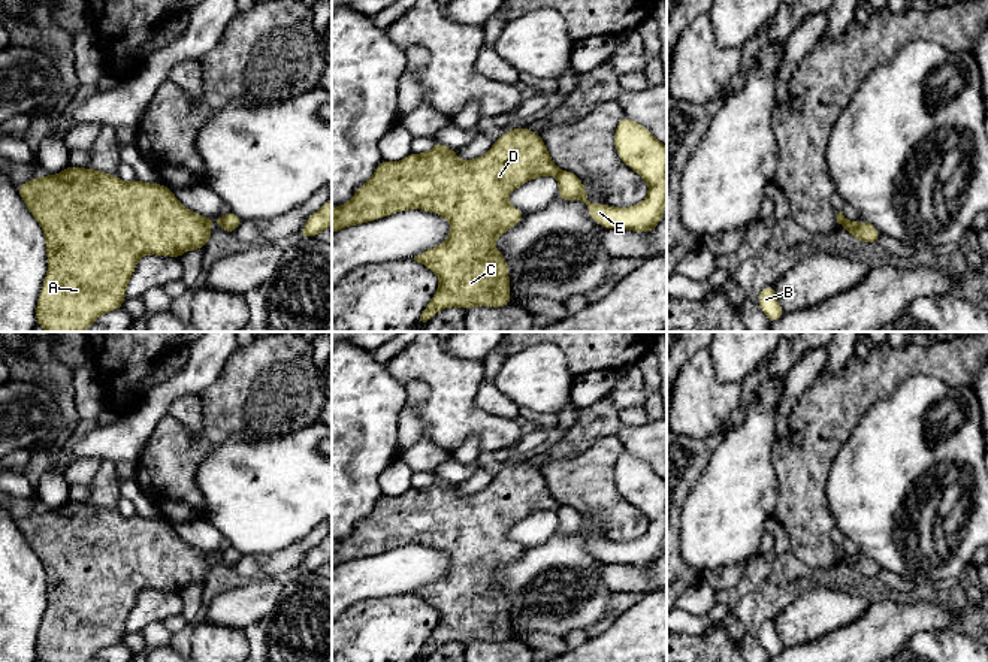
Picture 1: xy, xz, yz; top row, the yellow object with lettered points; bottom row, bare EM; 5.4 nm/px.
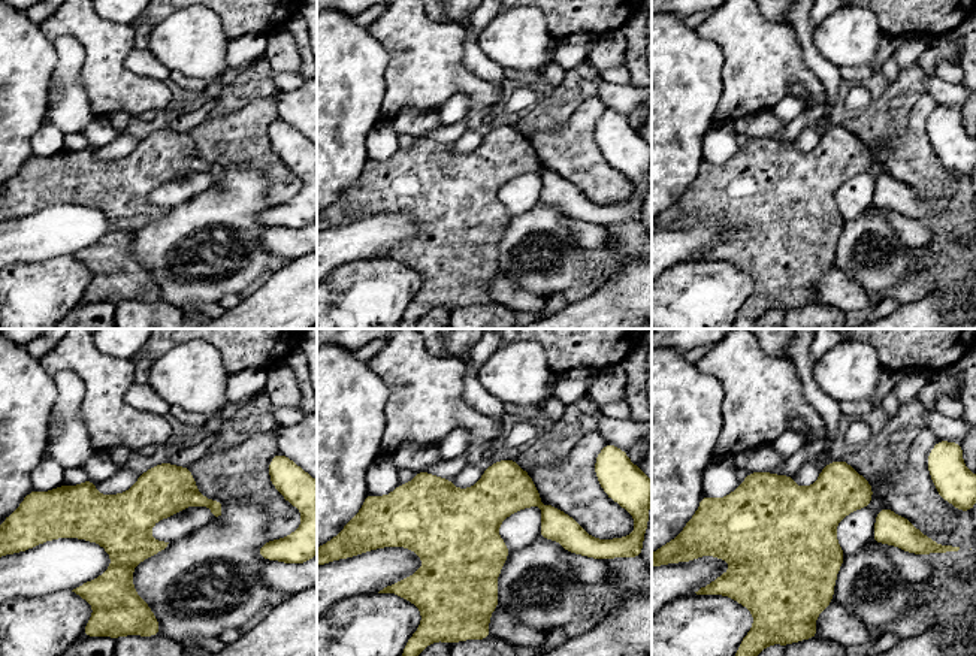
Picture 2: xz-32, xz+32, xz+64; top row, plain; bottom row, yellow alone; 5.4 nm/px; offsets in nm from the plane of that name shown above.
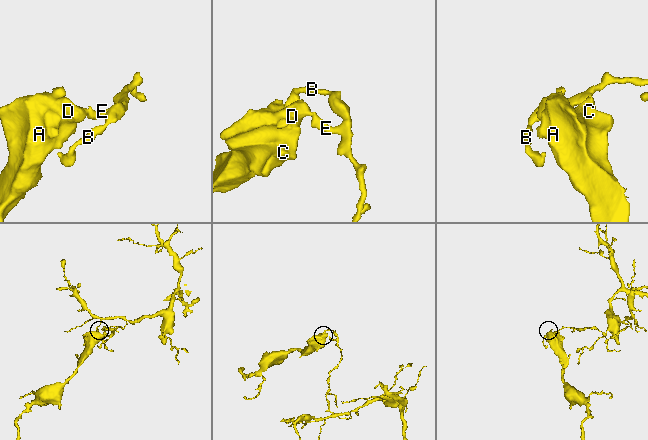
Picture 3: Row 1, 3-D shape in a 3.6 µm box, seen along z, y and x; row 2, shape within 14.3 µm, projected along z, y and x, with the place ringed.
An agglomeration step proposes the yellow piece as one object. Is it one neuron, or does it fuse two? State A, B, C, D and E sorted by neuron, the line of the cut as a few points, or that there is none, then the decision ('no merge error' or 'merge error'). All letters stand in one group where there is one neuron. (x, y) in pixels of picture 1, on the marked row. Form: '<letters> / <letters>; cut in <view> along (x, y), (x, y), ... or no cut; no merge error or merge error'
A C D / B E; cut in xz along (561, 171), (556, 177); merge error

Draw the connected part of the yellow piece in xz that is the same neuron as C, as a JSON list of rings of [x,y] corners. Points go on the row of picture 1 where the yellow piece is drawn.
[[[526,127],[504,133],[484,155],[474,160],[459,160],[456,149],[435,142],[429,152],[413,151],[401,161],[383,160],[348,203],[332,208],[332,233],[399,211],[423,209],[442,215],[450,221],[447,241],[413,259],[439,278],[439,287],[420,321],[424,323],[450,306],[465,311],[475,306],[502,308],[511,300],[510,269],[505,257],[495,250],[495,242],[523,220],[523,212],[511,206],[507,197],[531,179],[558,176],[559,172],[541,136]]]

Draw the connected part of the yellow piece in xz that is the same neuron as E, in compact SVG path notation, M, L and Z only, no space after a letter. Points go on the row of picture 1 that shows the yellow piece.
M626 115L619 121L613 139L620 160L649 184L647 197L629 208L590 203L581 179L569 170L561 170L556 176L558 197L584 202L590 218L604 229L649 233L661 223L667 202L667 146Z

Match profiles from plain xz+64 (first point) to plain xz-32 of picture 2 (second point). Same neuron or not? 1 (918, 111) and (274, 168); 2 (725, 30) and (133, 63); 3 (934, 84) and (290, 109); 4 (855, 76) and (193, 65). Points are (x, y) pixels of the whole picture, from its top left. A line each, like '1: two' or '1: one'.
1: one
2: two
3: one
4: two

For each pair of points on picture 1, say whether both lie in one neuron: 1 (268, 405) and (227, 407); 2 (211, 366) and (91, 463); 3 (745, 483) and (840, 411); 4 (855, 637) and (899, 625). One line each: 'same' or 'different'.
1: same
2: different
3: different
4: same

